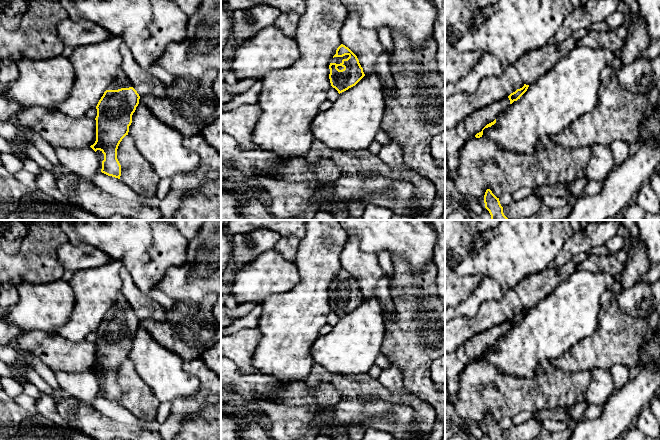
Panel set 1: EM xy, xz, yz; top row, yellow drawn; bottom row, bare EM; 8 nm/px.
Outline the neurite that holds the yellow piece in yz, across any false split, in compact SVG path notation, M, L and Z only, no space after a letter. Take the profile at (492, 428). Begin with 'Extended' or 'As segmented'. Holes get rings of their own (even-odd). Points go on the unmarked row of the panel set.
As segmented. M487 413L485 416L484 427L491 440L505 440L499 422L490 413Z

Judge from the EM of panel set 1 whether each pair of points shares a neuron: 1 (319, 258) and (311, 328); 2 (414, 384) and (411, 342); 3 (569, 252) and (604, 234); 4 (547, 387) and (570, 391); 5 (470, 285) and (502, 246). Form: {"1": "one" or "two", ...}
{"1": "one", "2": "one", "3": "one", "4": "one", "5": "two"}

